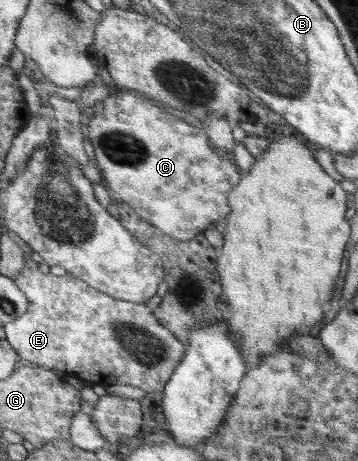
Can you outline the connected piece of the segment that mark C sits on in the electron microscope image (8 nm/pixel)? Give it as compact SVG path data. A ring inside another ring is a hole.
M125 90L104 105L104 112L86 121L86 130L94 160L113 194L118 192L148 224L176 240L192 240L231 214L226 192L238 184L240 170L233 160L214 152L206 132ZM132 136L138 136L138 144Z

